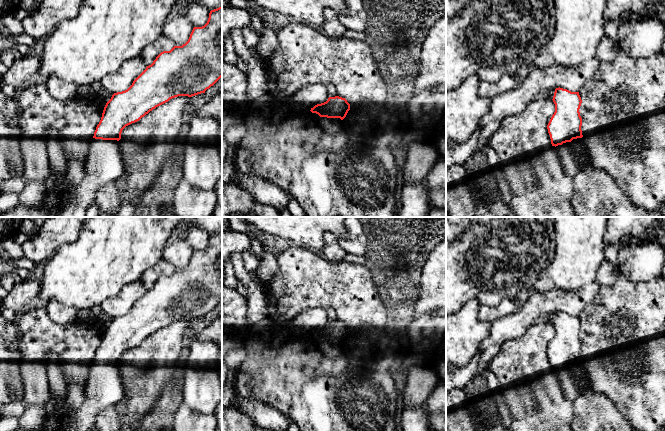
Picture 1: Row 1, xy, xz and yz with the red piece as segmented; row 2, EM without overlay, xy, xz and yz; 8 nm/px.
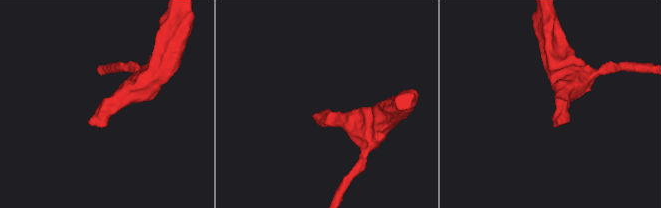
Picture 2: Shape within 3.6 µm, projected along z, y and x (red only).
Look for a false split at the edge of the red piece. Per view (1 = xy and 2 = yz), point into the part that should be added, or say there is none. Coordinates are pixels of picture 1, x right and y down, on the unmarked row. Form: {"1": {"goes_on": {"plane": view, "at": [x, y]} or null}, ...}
{"1": {"goes_on": {"plane": "xy", "at": [104, 387]}}, "2": {"goes_on": {"plane": "yz", "at": [572, 389]}}}

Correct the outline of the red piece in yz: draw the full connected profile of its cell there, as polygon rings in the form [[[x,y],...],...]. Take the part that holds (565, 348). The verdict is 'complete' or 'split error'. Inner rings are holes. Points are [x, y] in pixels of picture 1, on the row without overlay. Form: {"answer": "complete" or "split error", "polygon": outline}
{"answer": "split error", "polygon": [[[560,311],[555,313],[552,324],[555,336],[547,349],[548,357],[552,370],[558,375],[565,397],[573,402],[583,392],[583,386],[571,367],[573,363],[580,363],[585,386],[588,390],[592,388],[582,362],[582,342],[579,336],[582,324],[579,316],[571,316]]]}

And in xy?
{"answer": "split error", "polygon": [[[222,230],[211,234],[207,247],[194,251],[188,265],[161,276],[153,287],[125,315],[114,317],[106,327],[94,360],[89,365],[85,384],[86,399],[79,409],[70,410],[60,431],[90,431],[97,415],[124,398],[123,379],[119,364],[122,354],[156,331],[178,320],[192,321],[205,317],[222,301]]]}

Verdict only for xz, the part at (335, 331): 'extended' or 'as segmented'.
extended

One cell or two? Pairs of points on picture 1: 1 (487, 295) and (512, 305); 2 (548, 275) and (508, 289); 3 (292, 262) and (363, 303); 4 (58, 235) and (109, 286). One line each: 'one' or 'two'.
1: two
2: two
3: one
4: two

